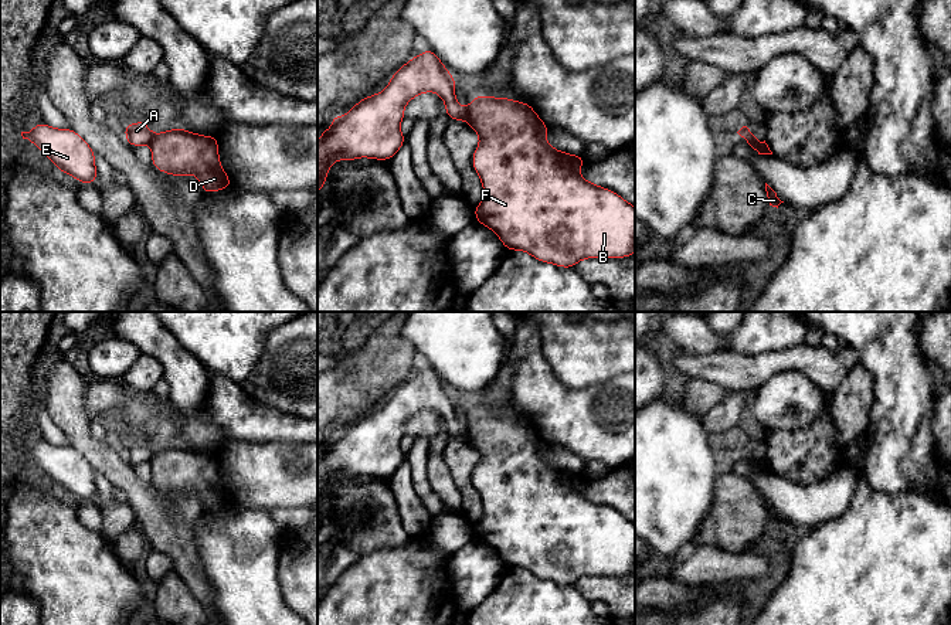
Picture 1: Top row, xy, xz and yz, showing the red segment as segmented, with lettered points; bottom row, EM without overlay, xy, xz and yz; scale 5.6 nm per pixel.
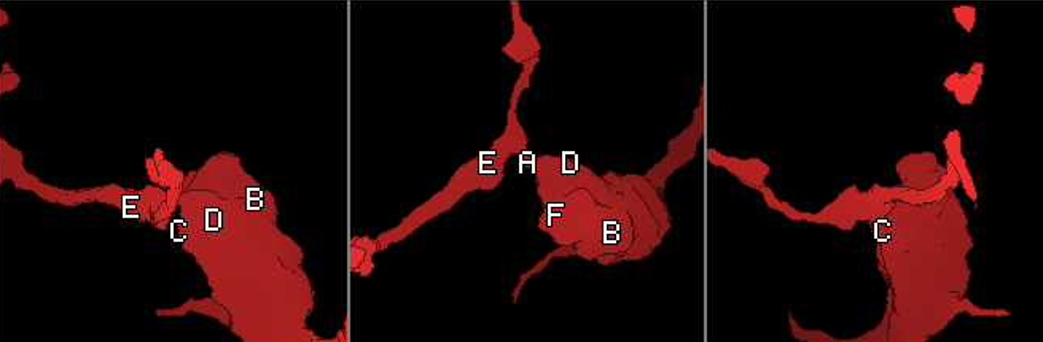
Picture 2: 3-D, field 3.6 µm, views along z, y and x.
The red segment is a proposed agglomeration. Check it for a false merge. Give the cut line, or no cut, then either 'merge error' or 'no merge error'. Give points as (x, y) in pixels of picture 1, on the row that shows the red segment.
cut in xz along (468, 108), (465, 118); merge error

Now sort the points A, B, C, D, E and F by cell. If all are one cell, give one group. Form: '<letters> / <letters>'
A E / B C D F

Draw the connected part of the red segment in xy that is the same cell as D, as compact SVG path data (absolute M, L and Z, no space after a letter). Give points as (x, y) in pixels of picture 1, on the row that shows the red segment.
M181 128L153 135L152 164L166 174L194 174L204 194L232 186L223 170L217 136L204 136Z

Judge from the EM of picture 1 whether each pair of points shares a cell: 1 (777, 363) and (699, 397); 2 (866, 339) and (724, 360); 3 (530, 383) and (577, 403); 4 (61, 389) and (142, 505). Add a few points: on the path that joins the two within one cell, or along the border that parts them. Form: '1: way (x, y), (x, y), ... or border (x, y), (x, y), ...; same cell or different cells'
1: border (689, 379), (712, 380), (729, 390); different cells
2: border (841, 340), (851, 345), (859, 353), (862, 363); different cells
3: way (542, 394), (550, 403), (566, 403); same cell
4: way (71, 417), (78, 432), (122, 476); same cell

